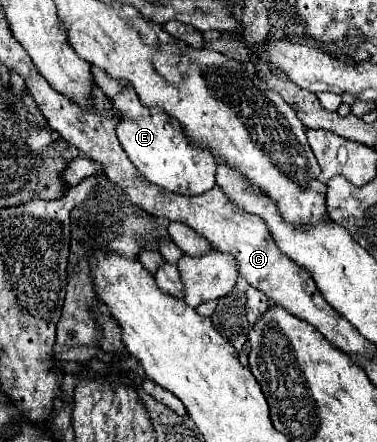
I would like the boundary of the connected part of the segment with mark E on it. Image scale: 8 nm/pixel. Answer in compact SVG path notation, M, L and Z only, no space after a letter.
M133 88L121 90L113 98L113 106L123 116L121 124L117 124L119 142L143 178L169 192L185 196L197 196L215 186L213 156L201 148L191 148L191 138L175 118L159 108L150 108L149 114L149 108L139 102L139 96Z

